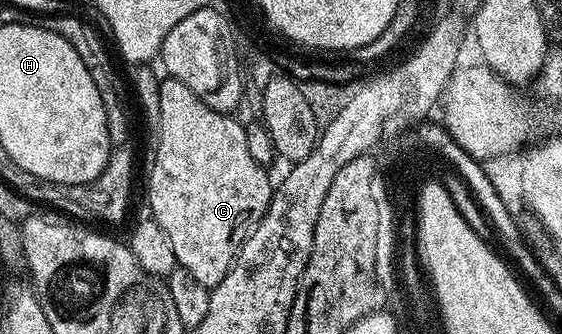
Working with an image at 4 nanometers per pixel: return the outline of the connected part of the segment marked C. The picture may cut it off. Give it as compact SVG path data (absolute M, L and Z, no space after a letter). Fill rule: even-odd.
M165 78L160 85L161 95L161 131L160 138L155 144L156 160L152 163L152 172L148 175L148 207L151 218L156 220L158 225L162 225L162 233L166 233L166 237L170 237L170 246L174 249L174 257L177 264L186 269L186 273L190 273L196 280L202 281L202 285L214 288L218 285L218 281L222 281L222 277L226 277L226 273L232 268L232 263L236 259L236 255L240 252L240 247L252 231L260 223L260 219L266 213L266 209L272 200L274 190L273 180L268 180L268 175L263 166L257 164L246 145L246 133L244 132L245 124L236 120L231 114L224 114L215 111L209 105L203 103L198 96L190 89L186 89L186 85L182 85L182 81L177 79Z

